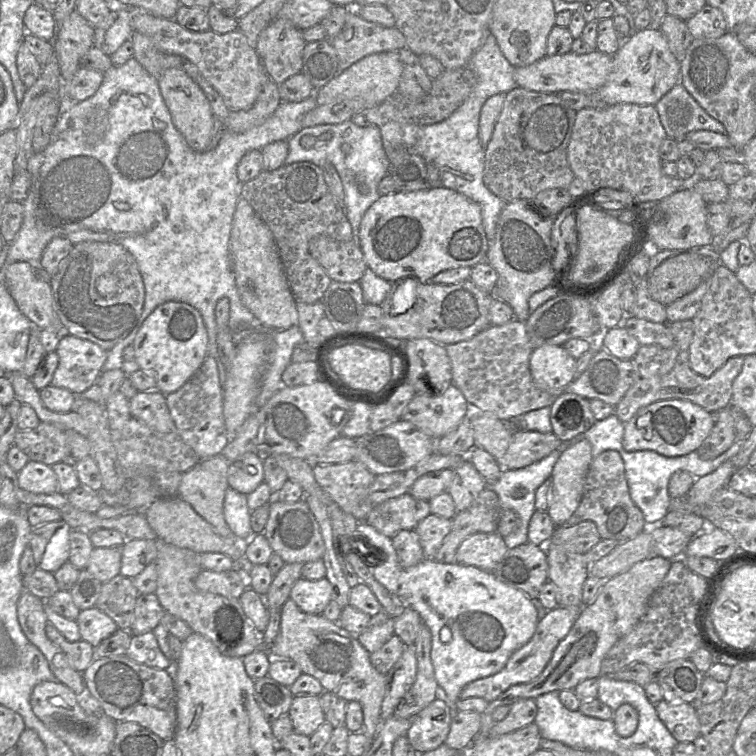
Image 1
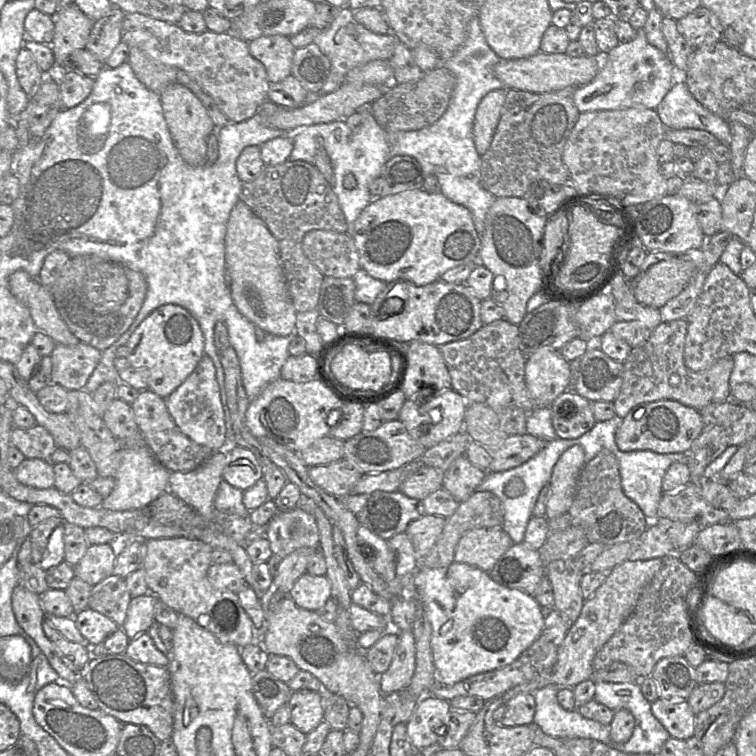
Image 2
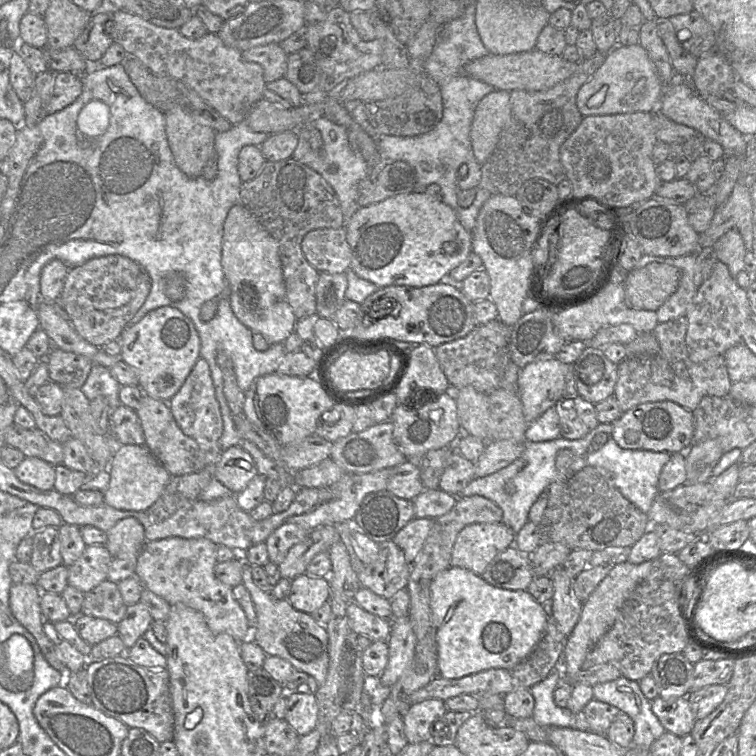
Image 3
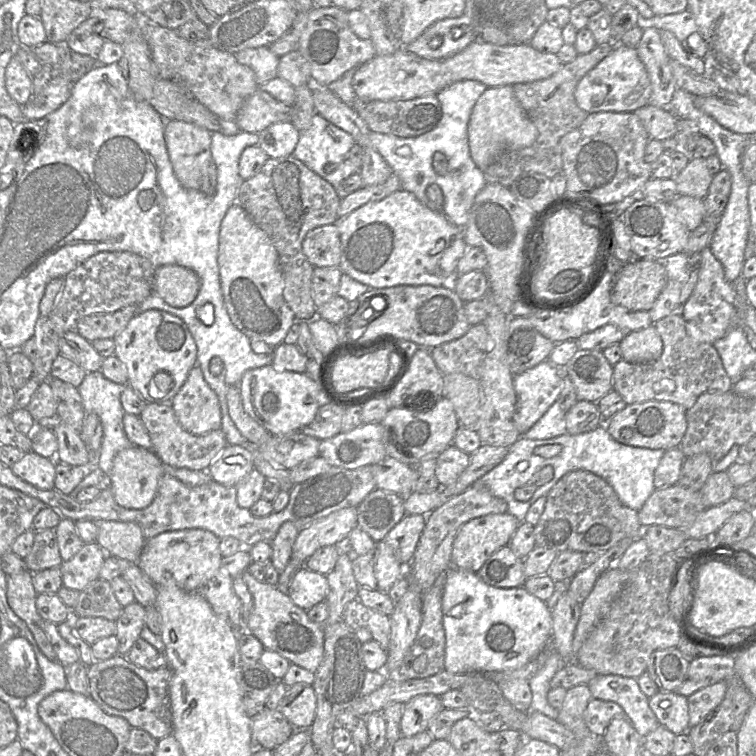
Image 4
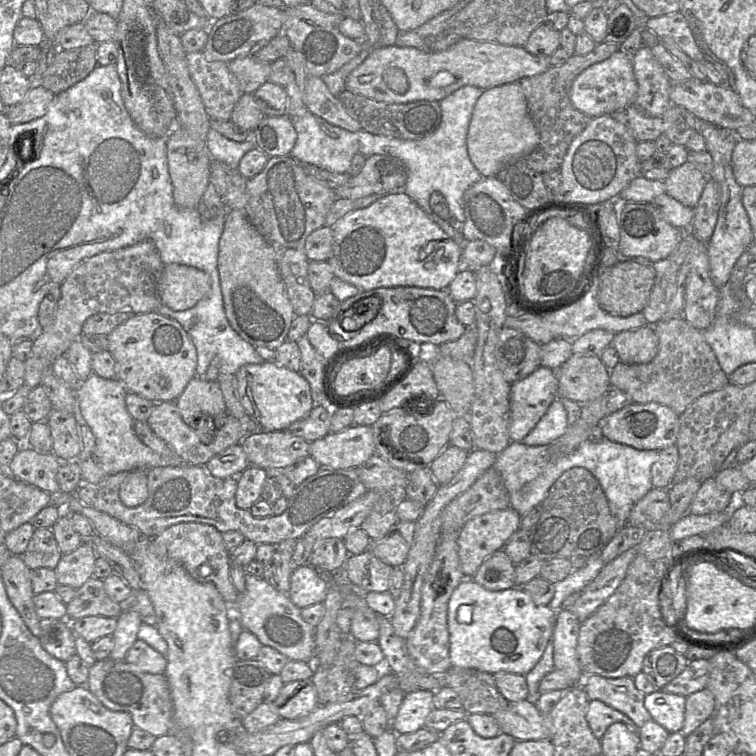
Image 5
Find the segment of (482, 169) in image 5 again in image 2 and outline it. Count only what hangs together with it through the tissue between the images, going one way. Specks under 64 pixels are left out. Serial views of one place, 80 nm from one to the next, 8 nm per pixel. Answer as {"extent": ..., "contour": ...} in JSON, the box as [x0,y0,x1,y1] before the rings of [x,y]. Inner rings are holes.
{"extent":[473,87,507,155],"contour":[[[505,87],[488,92],[479,102],[473,124],[473,140],[479,155],[490,147],[499,123],[507,89]]]}

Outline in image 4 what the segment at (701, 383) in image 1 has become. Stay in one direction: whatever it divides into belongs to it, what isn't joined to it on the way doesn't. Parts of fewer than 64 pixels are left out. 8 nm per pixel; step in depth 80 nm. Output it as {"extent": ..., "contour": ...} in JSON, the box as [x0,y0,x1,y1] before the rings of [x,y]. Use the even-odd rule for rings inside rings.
{"extent":[613,312,733,410],"contour":[[[680,312],[653,325],[663,342],[659,359],[647,363],[632,363],[621,359],[614,365],[613,389],[627,405],[656,400],[673,402],[688,410],[705,392],[732,390],[733,380],[727,375],[719,353],[712,344],[697,342],[687,334]]]}

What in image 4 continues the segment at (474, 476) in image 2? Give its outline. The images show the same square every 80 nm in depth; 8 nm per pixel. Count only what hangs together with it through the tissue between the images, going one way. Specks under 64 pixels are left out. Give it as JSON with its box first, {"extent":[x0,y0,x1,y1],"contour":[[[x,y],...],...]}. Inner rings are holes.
{"extent":[435,445,470,487],"contour":[[[449,445],[436,456],[435,475],[440,487],[453,484],[468,467],[470,455]]]}

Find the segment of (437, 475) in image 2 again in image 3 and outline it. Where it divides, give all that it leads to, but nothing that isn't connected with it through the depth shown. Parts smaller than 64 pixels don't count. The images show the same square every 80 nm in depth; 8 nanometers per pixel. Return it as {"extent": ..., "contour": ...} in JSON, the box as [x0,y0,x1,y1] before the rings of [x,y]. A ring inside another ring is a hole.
{"extent":[387,460,425,500],"contour":[[[407,460],[406,462],[391,468],[387,490],[397,497],[407,500],[413,500],[425,490],[415,461]]]}

